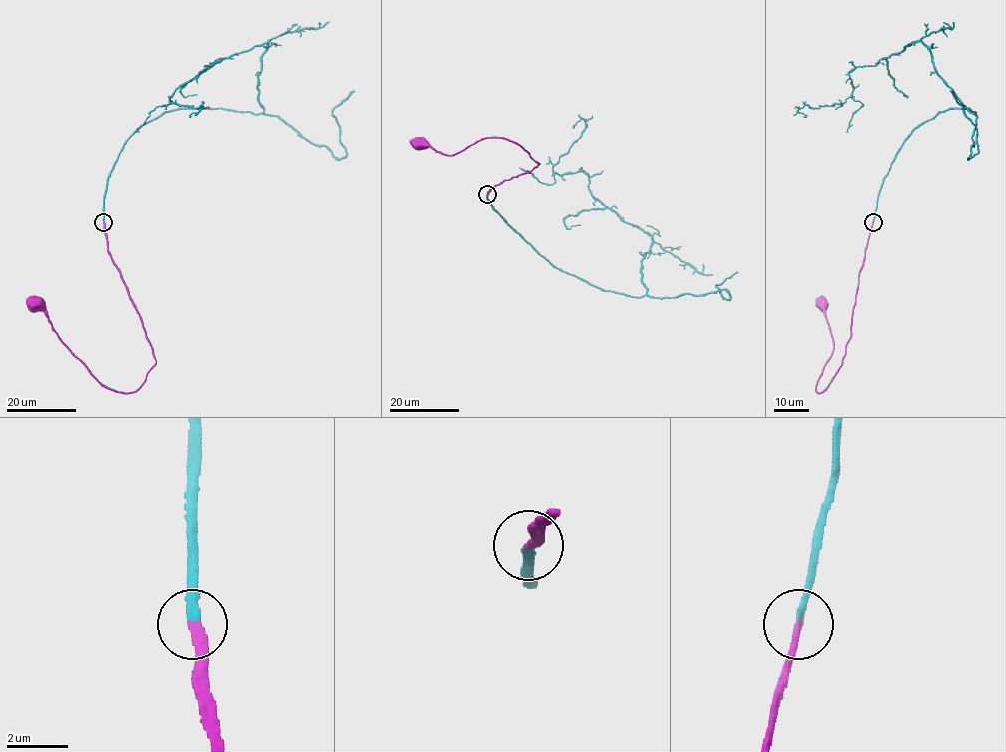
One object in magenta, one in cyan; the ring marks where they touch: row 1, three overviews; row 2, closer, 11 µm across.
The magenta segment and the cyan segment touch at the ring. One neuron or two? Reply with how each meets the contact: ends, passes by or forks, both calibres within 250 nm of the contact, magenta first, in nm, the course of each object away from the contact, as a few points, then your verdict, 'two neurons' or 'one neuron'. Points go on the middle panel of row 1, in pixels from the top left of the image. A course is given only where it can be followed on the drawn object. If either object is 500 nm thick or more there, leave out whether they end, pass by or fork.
magenta ends; cyan ends; calibres 260 and 240 nm; course magenta (487, 194), (492, 186), (529, 173), (539, 164), (519, 144), (503, 139), (483, 138), (451, 155), (419, 143); course cyan (487, 194), (554, 265), (642, 297), (652, 238), (601, 204), (582, 171), (553, 170), (586, 124), (573, 125); one neuron

